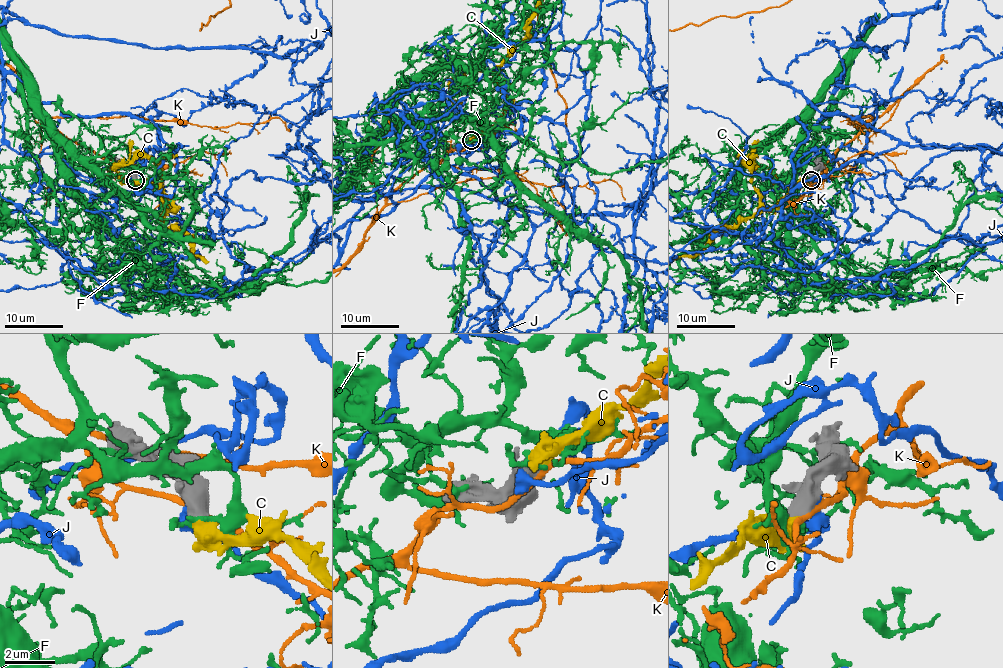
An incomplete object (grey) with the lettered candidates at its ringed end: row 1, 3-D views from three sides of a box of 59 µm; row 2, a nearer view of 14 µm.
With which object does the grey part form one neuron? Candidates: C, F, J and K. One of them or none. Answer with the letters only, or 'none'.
C

